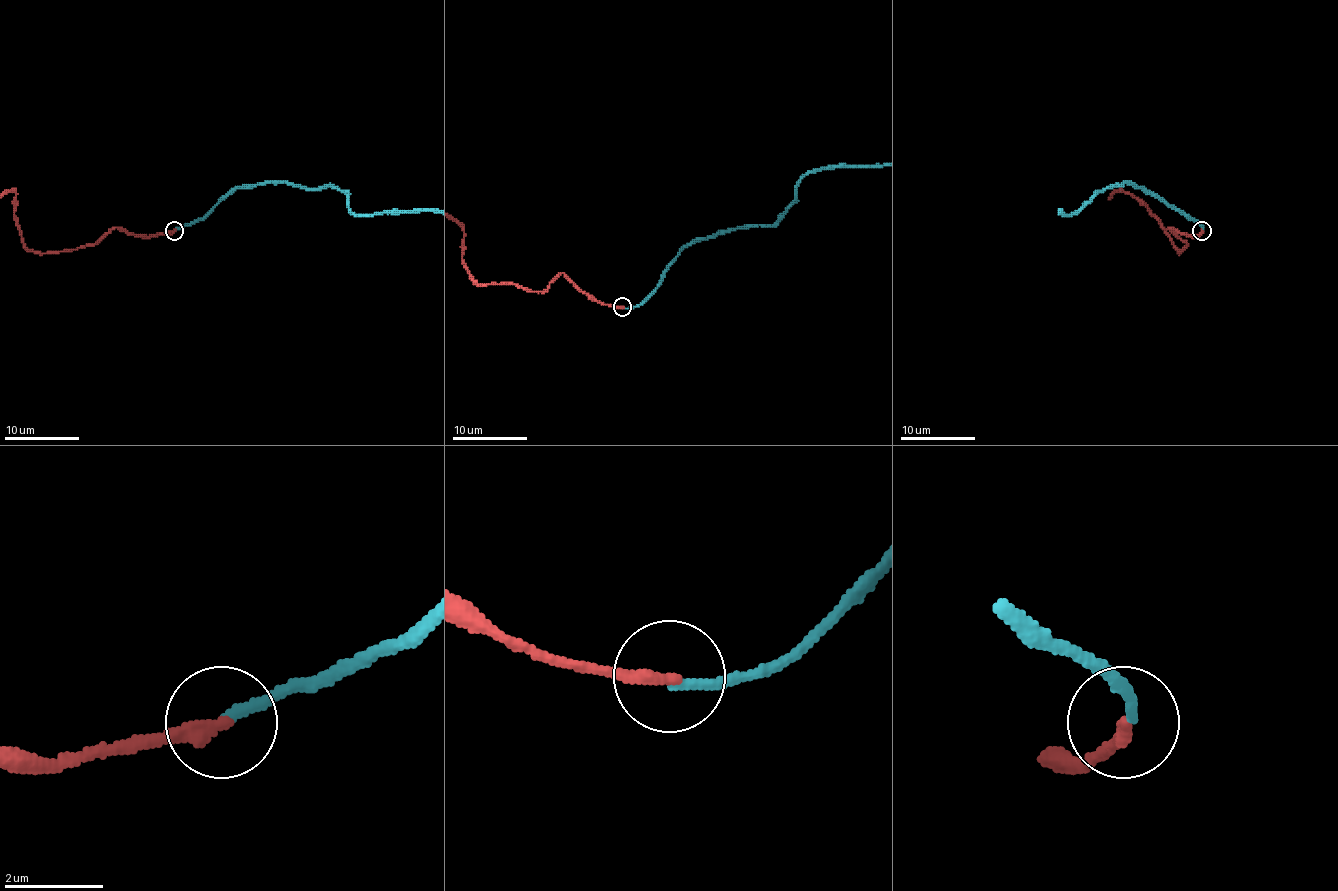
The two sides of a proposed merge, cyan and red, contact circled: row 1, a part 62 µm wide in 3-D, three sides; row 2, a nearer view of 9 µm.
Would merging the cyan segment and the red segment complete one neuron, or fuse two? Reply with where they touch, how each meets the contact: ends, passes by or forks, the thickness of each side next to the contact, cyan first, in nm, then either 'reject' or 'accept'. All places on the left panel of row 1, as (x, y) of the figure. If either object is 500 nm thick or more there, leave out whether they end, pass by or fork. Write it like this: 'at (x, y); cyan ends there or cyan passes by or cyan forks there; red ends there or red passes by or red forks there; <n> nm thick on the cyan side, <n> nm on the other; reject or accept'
at (174, 230); cyan ends there; red ends there; 200 nm thick on the cyan side, 280 nm on the other; reject

